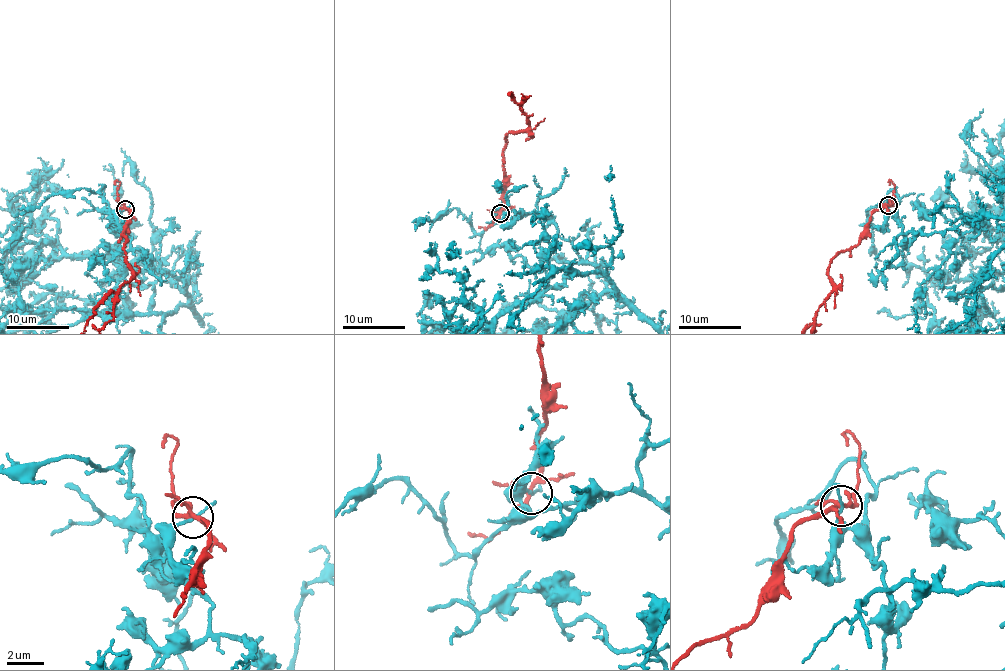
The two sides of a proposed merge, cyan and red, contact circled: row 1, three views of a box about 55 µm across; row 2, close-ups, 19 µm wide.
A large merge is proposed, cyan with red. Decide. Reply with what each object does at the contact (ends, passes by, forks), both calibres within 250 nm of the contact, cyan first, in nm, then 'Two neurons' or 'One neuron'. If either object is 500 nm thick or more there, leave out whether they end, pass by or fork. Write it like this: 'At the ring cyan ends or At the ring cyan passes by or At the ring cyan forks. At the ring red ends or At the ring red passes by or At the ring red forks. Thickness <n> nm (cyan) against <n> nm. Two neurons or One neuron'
At the ring cyan passes by. At the ring red forks. Thickness 130 nm (cyan) against 200 nm. Two neurons

